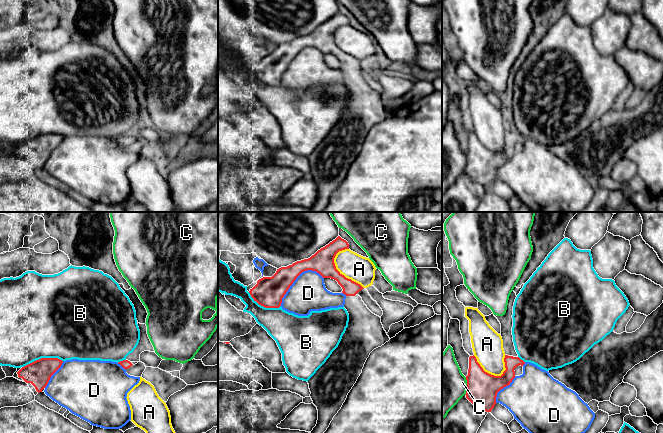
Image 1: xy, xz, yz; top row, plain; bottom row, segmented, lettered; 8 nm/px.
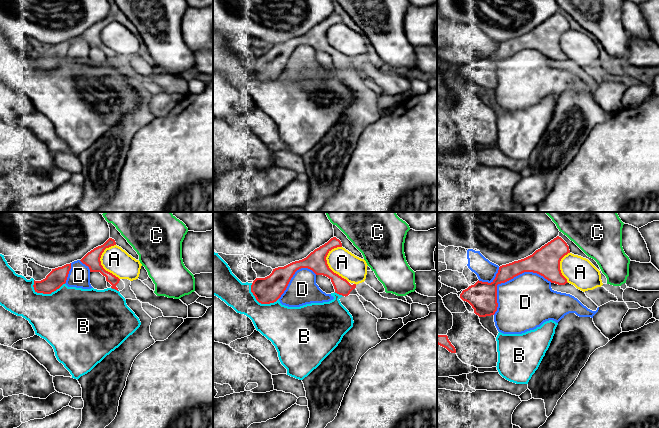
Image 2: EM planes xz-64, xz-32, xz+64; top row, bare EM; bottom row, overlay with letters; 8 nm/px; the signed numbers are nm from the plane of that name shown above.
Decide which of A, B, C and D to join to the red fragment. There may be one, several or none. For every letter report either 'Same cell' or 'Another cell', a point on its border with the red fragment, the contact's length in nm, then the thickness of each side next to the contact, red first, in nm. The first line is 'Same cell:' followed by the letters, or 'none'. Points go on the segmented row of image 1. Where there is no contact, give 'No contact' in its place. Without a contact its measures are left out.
Same cell: none
A: Another cell. Touches red at xz (341, 274). Shared border 360 nm. Thickness 180 nm (red) against 220 nm
B: Another cell. Touches red at xy (42, 358). Shared border 340 nm. Thickness 200 nm (red) against 500 nm
C: Another cell. Touches red at yz (467, 386). Shared border 140 nm. Thickness 260 nm (red) against 360 nm
D: Another cell. Touches red at xz (296, 277). Shared border 420 nm. Thickness 240 nm (red) against 300 nm

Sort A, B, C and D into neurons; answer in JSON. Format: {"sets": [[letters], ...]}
{"sets": [["A"], ["B"], ["C"], ["D"]]}

